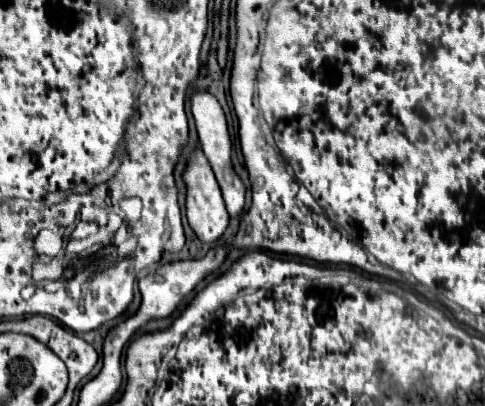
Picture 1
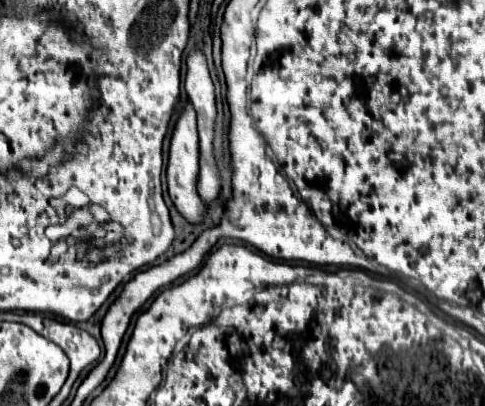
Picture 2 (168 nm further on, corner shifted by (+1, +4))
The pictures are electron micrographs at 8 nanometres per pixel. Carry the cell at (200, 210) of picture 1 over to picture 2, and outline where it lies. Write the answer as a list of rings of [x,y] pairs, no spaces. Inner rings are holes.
[[[186,104],[180,118],[176,120],[170,150],[168,150],[168,168],[166,168],[166,180],[168,180],[168,194],[176,206],[176,210],[192,224],[200,222],[204,216],[204,202],[200,200],[196,192],[196,178],[198,178],[198,130],[196,130],[196,114],[192,104]]]

